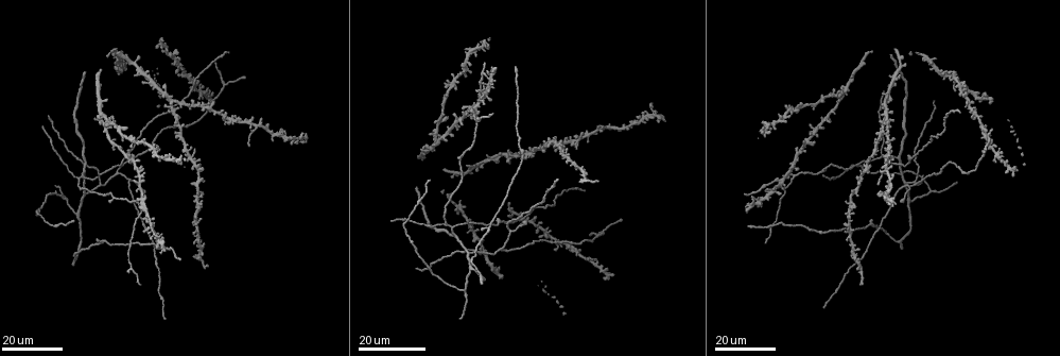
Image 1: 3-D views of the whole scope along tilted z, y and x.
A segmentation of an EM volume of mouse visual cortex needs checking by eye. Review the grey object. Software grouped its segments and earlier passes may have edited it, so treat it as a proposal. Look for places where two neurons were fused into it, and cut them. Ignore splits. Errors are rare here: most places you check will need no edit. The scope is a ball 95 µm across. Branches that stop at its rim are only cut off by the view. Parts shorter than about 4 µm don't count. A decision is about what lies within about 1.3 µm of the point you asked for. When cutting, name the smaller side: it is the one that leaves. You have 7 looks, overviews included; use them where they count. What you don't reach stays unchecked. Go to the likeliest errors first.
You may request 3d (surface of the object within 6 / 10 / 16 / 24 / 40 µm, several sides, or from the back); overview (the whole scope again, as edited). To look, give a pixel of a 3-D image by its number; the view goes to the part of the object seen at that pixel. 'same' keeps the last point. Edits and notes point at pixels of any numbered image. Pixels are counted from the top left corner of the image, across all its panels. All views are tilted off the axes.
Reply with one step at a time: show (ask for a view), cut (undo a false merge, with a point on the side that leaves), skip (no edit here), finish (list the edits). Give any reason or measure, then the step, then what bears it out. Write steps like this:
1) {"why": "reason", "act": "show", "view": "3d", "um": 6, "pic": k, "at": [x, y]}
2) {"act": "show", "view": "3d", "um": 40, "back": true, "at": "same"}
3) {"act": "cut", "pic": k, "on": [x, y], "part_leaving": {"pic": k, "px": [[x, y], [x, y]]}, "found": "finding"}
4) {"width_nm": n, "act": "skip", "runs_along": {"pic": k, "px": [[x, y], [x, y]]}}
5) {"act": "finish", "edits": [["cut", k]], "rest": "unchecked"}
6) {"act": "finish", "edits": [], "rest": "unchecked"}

{"act": "show", "view": "3d", "um": 16, "pic": 1, "at": [883, 171]}

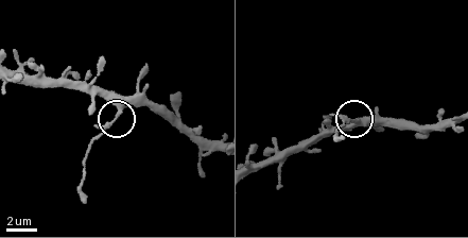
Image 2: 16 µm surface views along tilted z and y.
{"act": "show", "view": "3d", "um": 6, "pic": 2, "at": [118, 113]}

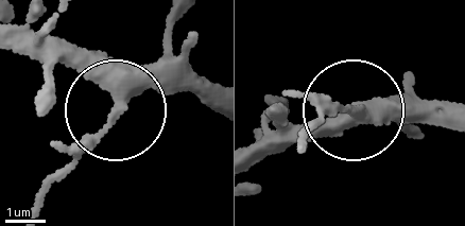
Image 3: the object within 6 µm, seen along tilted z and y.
{"width_nm": 280, "act": "cut", "pic": 3, "on": [73, 148], "found": "a second neuron is stuck on"}

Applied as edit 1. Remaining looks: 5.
{"act": "show", "view": "overview"}

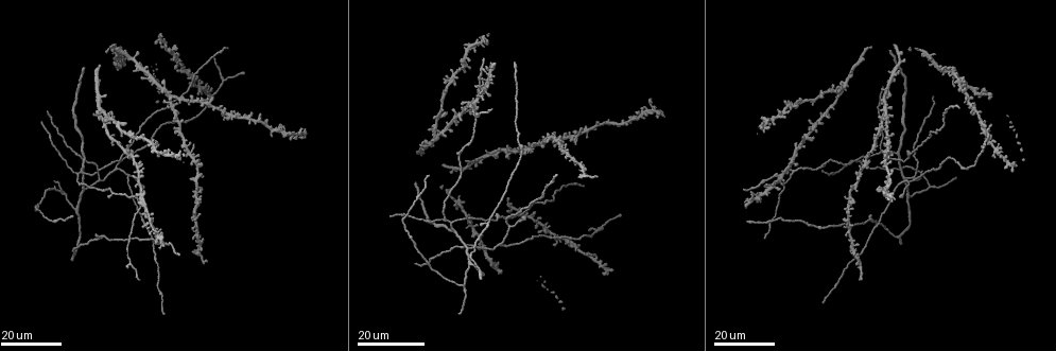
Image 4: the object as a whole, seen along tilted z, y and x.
{"why": "thin arm on a thick one", "act": "show", "view": "3d", "um": 24, "pic": 4, "at": [604, 227]}

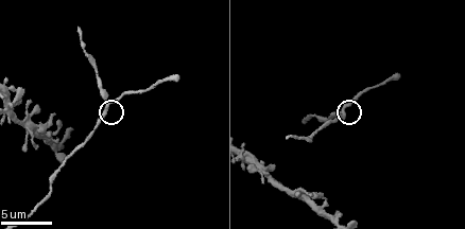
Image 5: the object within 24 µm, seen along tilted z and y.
{"why": "closer look", "act": "show", "view": "3d", "um": 10, "pic": 5, "at": [342, 110]}

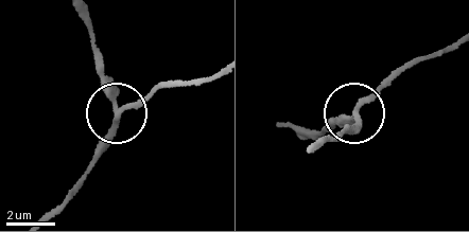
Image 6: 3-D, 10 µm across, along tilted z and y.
{"arms": 3, "act": "skip", "found": "continuous, no second neuron"}

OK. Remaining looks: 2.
{"why": "three arms meet", "act": "show", "view": "3d", "um": 16, "pic": 4, "at": [64, 196]}

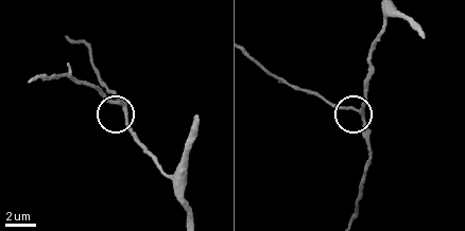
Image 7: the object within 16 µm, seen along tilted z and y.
{"act": "show", "view": "3d", "um": 6, "pic": 7, "at": [359, 110]}

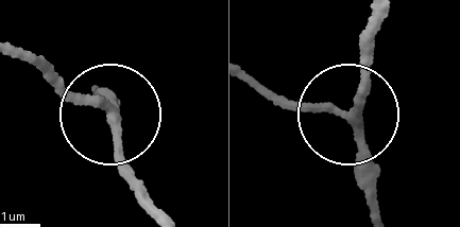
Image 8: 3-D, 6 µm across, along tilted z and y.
{"act": "skip", "runs_along": {"pic": 8, "px": [[385, 14], [353, 123], [353, 171], [369, 214]]}, "found": "one neuron here"}

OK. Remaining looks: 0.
{"act": "finish", "edits": [["cut", 3]], "rest": "unchecked"}

